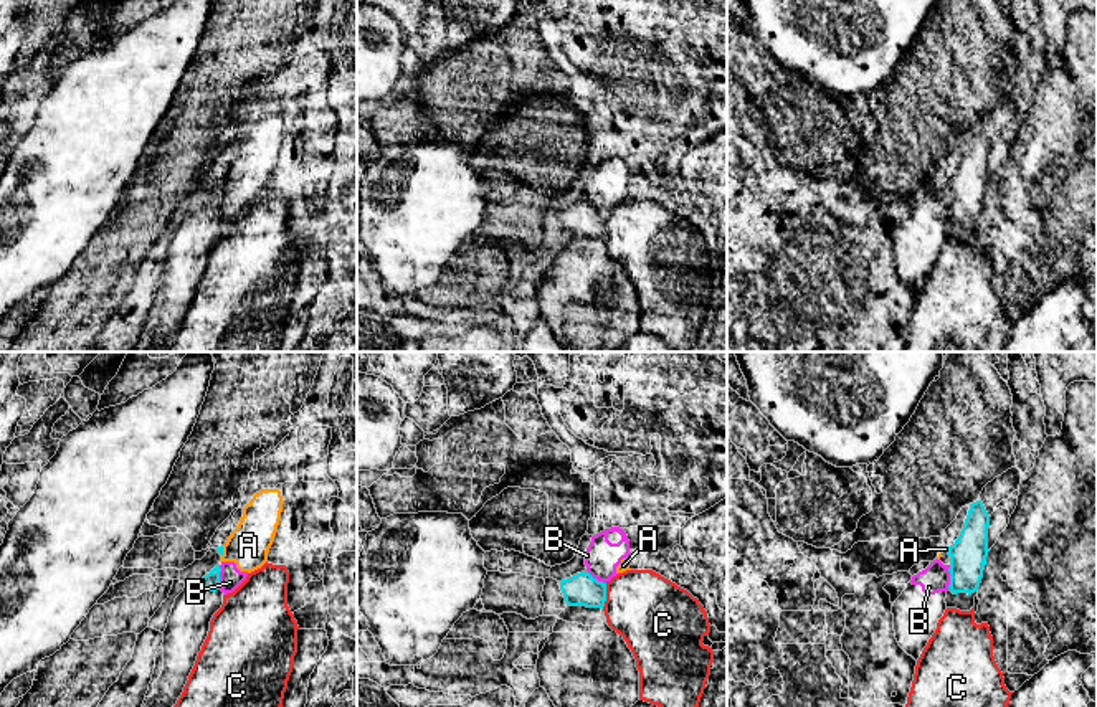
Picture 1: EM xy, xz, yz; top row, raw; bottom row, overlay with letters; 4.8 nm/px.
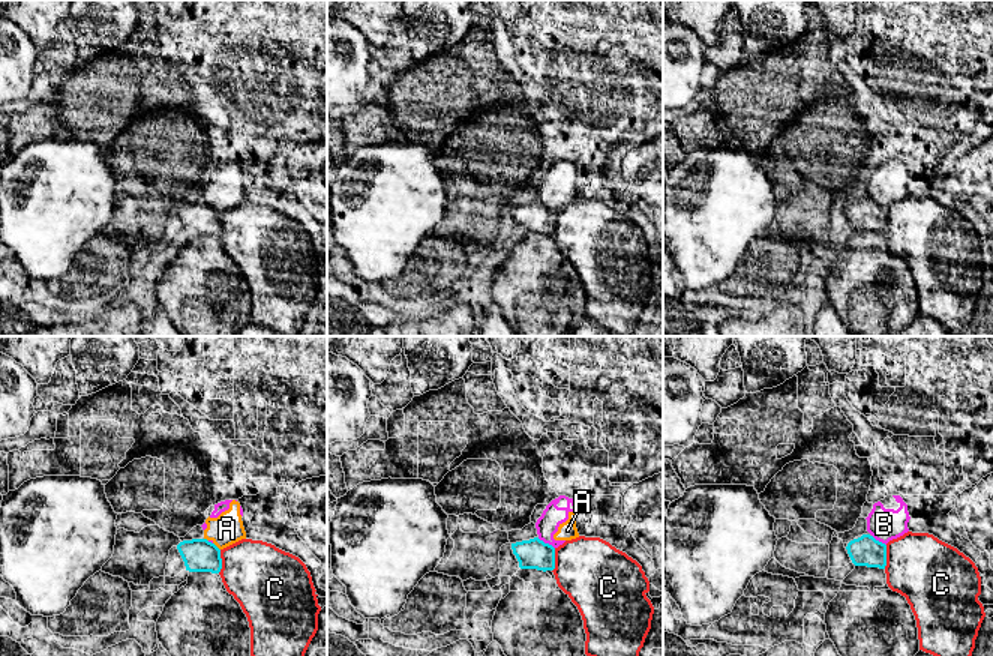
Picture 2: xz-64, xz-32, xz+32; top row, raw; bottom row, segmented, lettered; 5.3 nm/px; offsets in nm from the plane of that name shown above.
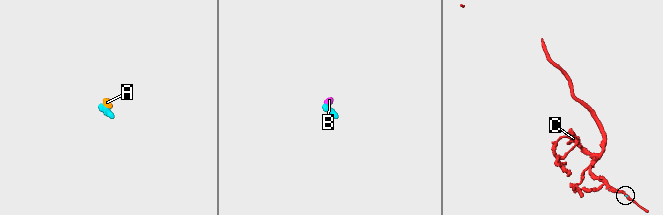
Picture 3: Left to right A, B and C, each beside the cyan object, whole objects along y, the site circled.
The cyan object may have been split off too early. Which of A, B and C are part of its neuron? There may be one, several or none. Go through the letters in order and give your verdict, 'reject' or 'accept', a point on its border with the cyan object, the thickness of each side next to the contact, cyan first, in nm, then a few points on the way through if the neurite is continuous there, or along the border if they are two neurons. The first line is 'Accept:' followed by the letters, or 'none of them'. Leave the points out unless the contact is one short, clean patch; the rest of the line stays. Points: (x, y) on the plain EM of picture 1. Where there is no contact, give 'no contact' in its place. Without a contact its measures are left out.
Accept: none of them
A: reject; meets cyan in xy at (222, 180); 30 nm thick on the cyan side, 200 nm on the other; border along xy (222, 175), (222, 185)
B: reject; meets cyan in xy at (218, 207); 80 nm thick on the cyan side, 110 nm on the other; border along xy (218, 195), (220, 218)
C: reject; meets cyan in xz at (605, 225); 160 nm thick on the cyan side, 360 nm on the other

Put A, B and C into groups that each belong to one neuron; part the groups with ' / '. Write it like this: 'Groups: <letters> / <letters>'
Groups: A B / C

